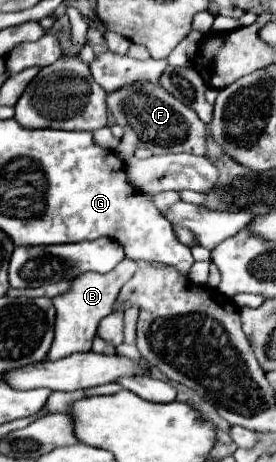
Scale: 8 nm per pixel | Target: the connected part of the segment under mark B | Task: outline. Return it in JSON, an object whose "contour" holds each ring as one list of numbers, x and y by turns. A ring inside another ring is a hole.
{"contour":[[123,259,113,271,99,275,99,273,83,273,81,277,73,279,71,291,57,295,53,299,53,305,57,309,57,319,55,319,55,337,53,345,45,357,45,361,55,361,61,357,67,357,71,353,83,353,91,349,91,341,97,333,99,321,113,311,113,301,117,299,119,289,135,275,137,263,131,259]]}

